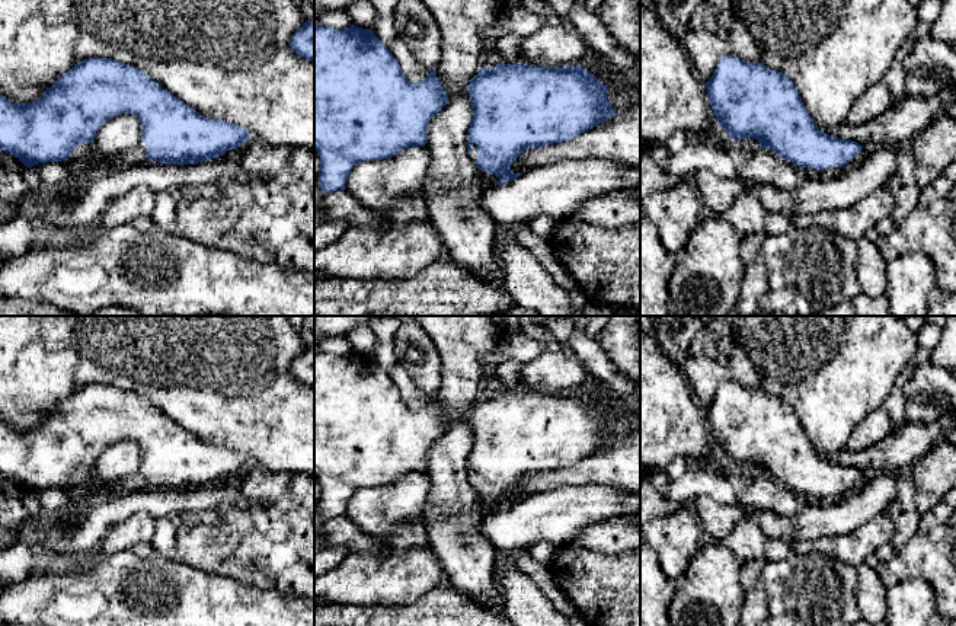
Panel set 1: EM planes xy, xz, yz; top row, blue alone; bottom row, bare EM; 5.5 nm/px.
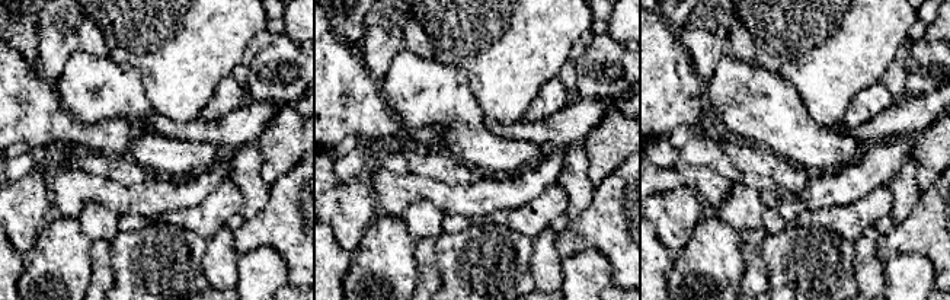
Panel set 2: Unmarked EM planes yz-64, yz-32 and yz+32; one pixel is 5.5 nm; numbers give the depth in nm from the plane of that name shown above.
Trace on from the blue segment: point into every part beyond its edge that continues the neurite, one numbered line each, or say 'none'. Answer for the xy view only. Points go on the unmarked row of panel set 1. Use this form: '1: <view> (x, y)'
1: xy (136, 482)

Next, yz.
1: yz (859, 484)

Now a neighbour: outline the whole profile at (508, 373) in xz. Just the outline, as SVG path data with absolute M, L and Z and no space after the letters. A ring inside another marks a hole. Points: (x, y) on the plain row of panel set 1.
M509 360L492 368L490 374L495 376L501 381L499 390L519 389L521 365L522 362Z

